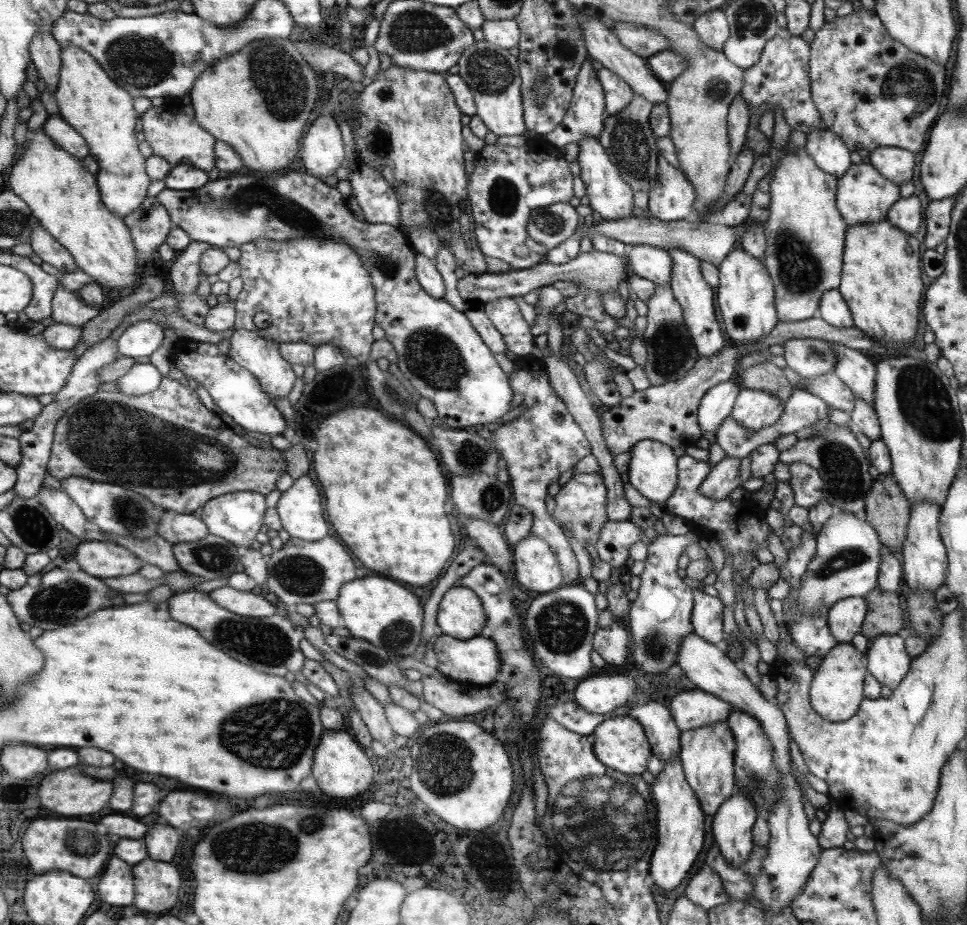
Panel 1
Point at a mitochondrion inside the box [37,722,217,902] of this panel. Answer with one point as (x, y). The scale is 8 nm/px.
(76, 843)

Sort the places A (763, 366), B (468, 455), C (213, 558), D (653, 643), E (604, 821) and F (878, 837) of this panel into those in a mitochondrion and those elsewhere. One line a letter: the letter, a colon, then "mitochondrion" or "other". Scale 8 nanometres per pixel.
A: other
B: mitochondrion
C: mitochondrion
D: mitochondrion
E: mitochondrion
F: other

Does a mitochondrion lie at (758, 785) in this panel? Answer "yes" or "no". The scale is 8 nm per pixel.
yes

